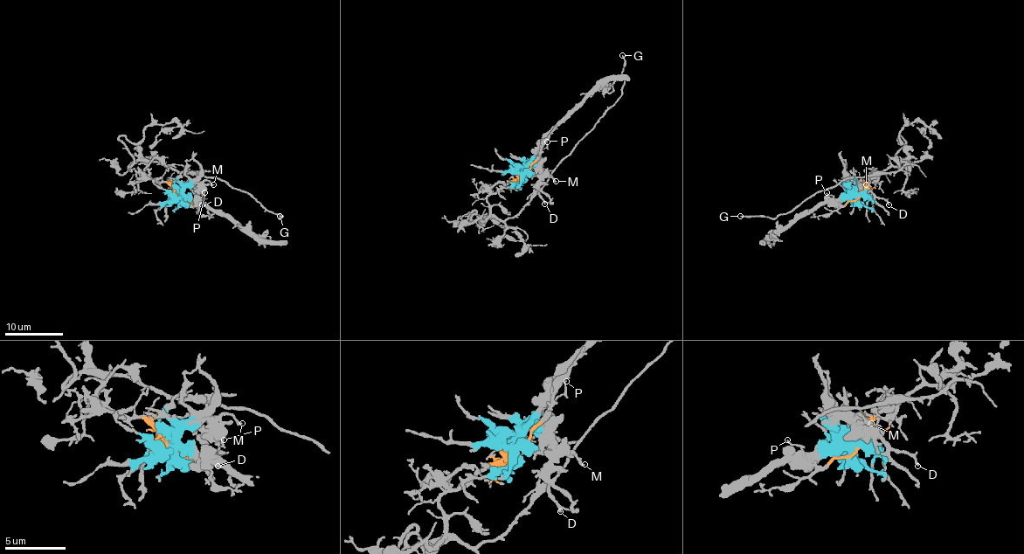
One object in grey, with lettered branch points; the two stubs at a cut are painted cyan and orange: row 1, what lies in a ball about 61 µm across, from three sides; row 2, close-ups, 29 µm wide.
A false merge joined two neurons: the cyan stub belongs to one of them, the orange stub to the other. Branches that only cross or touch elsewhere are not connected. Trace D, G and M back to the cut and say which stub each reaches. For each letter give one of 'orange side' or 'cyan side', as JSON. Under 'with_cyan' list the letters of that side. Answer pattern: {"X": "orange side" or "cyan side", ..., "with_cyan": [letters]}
{"D": "cyan side", "G": "orange side", "M": "cyan side", "with_cyan": ["D", "M"]}

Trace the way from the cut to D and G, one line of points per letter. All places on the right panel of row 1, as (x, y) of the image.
D: (858, 197), (849, 188), (854, 182), (864, 183), (889, 205)
G: (858, 197), (868, 182), (875, 182), (892, 166), (904, 163), (897, 170), (846, 177), (774, 218), (739, 215)

